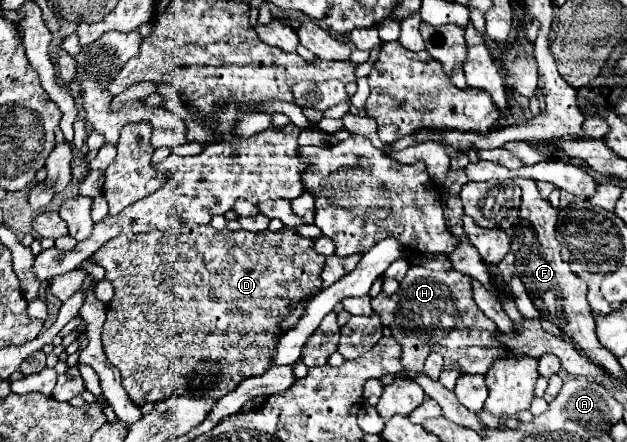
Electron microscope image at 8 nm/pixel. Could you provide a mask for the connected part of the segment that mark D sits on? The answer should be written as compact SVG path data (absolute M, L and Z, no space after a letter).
M178 225L170 231L150 231L150 233L124 233L116 239L104 243L96 253L94 261L106 269L106 279L114 285L114 297L108 303L108 317L102 331L102 343L104 353L108 361L122 373L122 385L128 391L130 399L136 405L144 405L148 401L164 401L172 395L188 395L188 397L206 397L206 399L222 399L226 393L234 391L238 383L252 375L262 375L270 367L270 357L276 349L276 343L280 339L278 329L280 321L284 319L284 313L292 307L294 301L308 299L312 293L316 293L320 287L320 273L324 269L324 257L314 251L314 239L306 239L298 235L292 227L282 227L278 233L264 231L264 233L248 233L244 229L240 231L216 231L210 225Z

